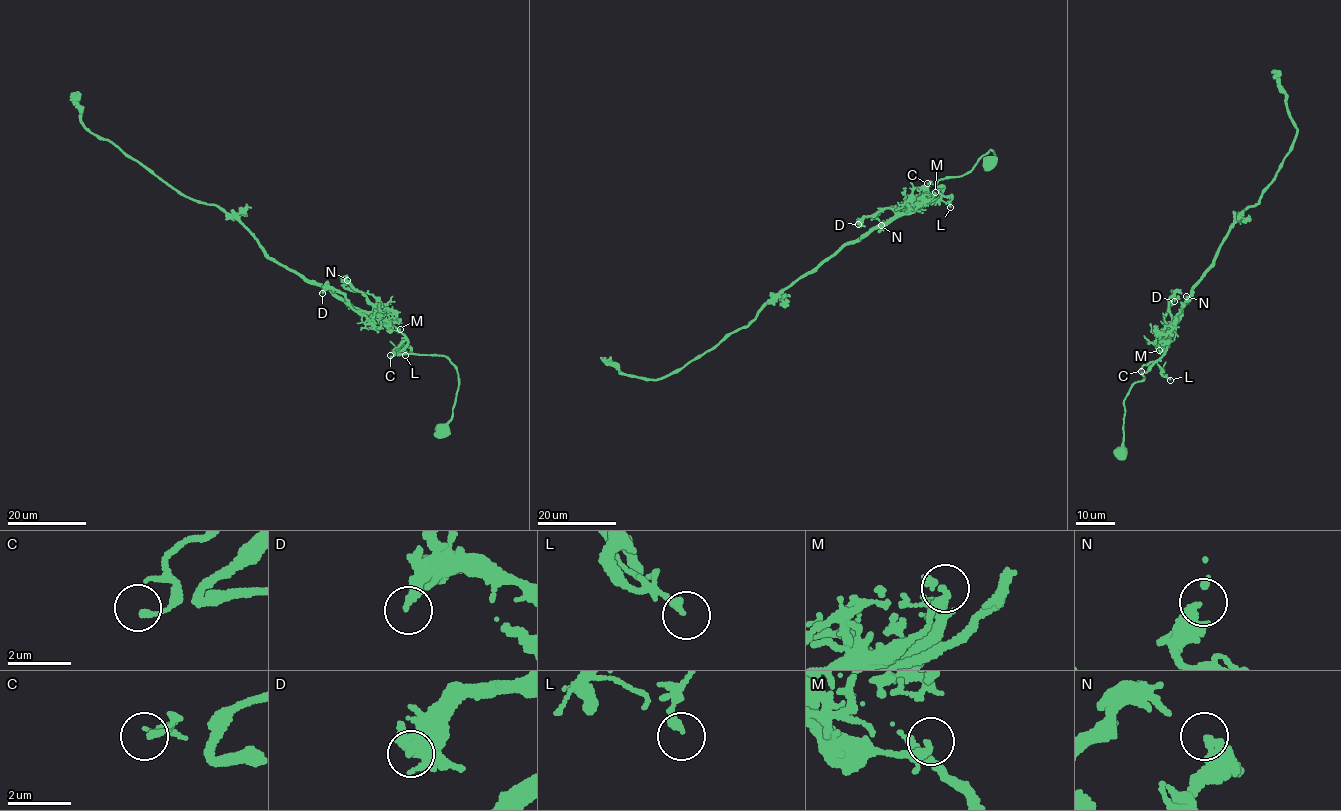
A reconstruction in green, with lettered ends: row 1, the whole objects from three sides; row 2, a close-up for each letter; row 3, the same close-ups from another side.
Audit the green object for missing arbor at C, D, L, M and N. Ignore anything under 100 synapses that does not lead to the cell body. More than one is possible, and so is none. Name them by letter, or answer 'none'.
none

